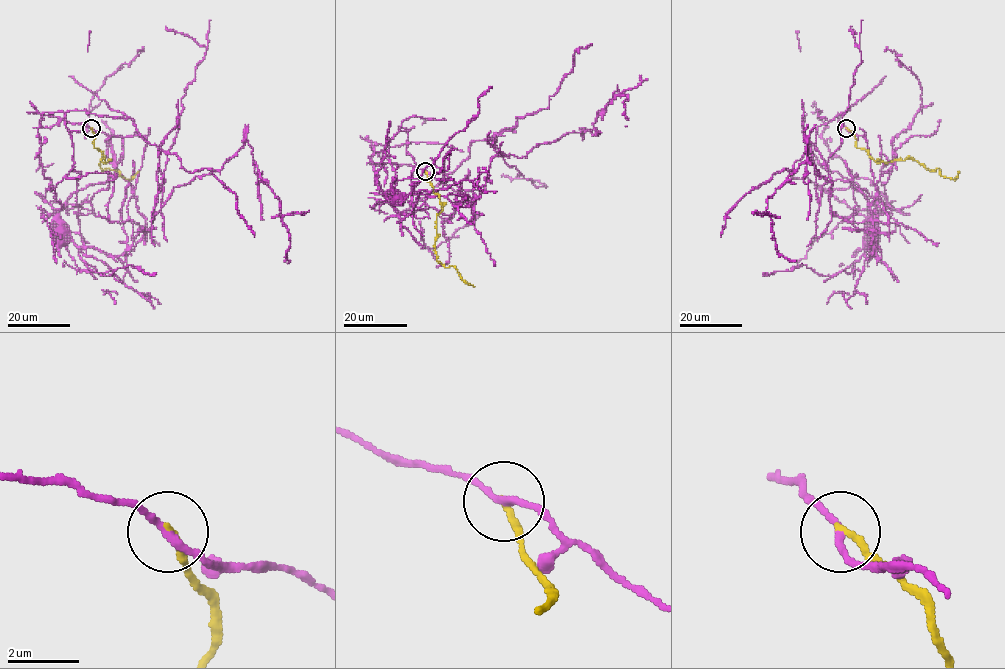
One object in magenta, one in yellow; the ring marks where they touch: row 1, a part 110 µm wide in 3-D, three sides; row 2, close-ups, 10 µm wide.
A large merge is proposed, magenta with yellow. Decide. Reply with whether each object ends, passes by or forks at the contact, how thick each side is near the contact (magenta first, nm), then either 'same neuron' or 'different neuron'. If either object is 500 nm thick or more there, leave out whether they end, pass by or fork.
magenta passes by; yellow ends there; 190 nm thick on the magenta side, 200 nm on the other; different neuron

